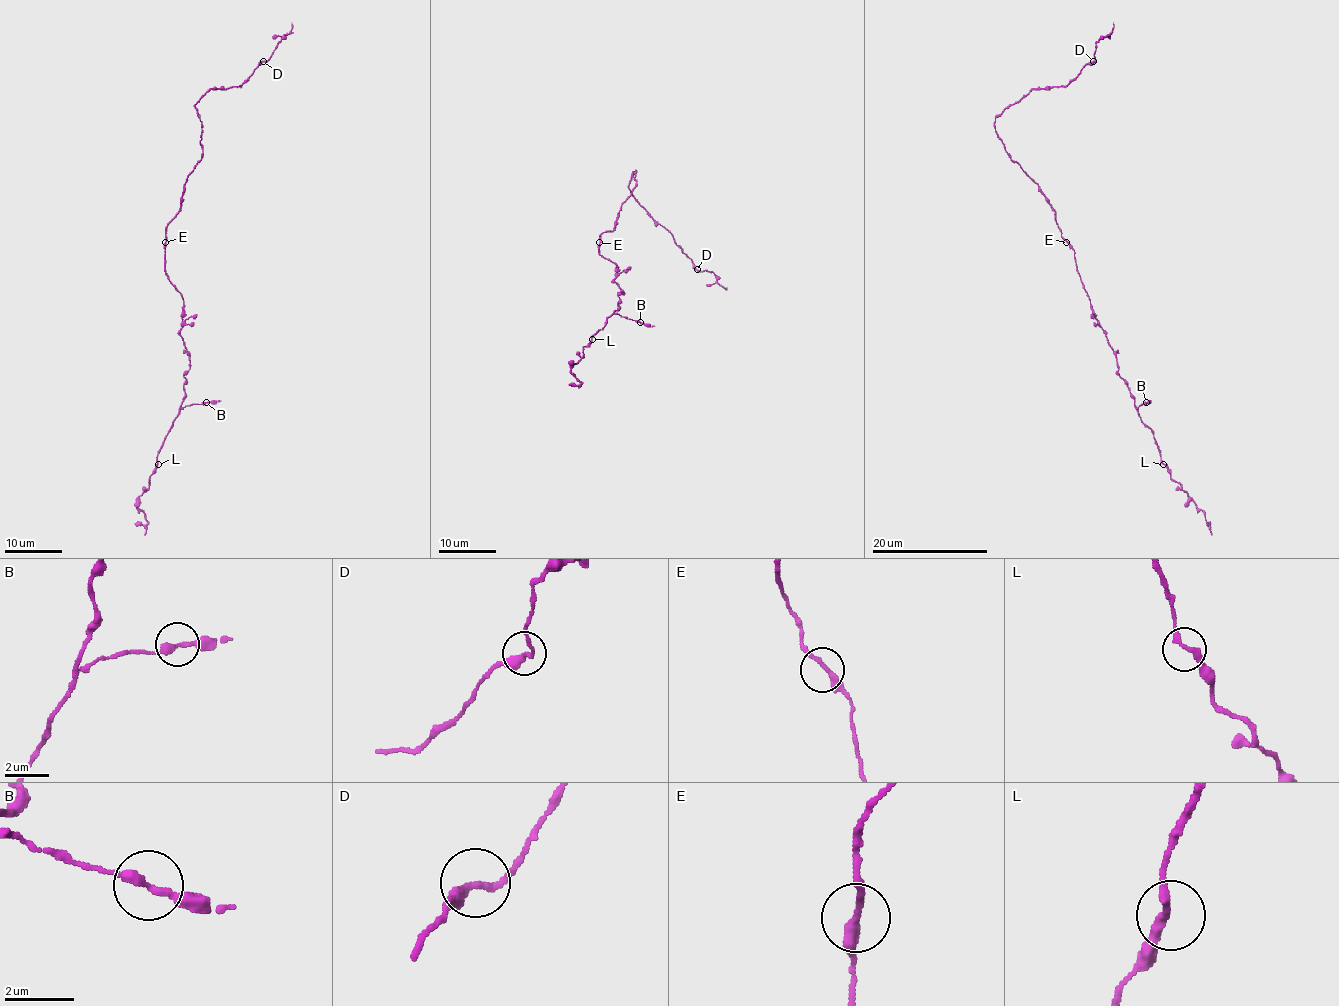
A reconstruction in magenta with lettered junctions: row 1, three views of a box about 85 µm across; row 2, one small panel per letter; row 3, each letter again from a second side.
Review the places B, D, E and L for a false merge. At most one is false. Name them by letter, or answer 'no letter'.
no letter

